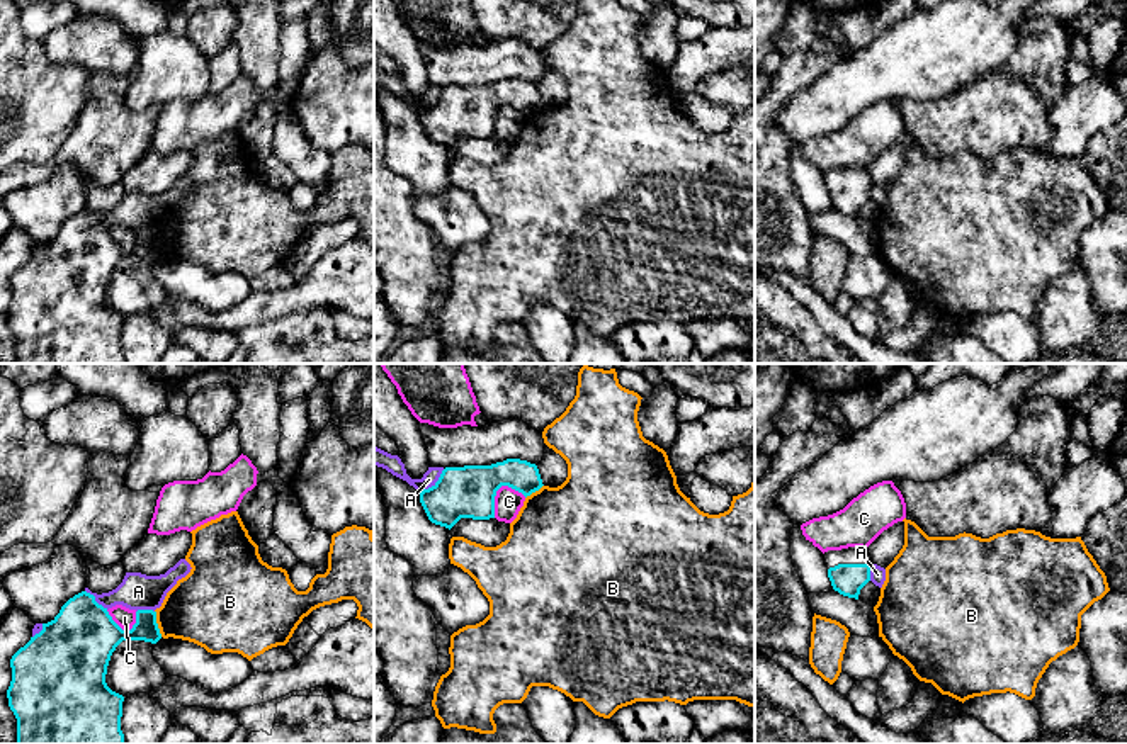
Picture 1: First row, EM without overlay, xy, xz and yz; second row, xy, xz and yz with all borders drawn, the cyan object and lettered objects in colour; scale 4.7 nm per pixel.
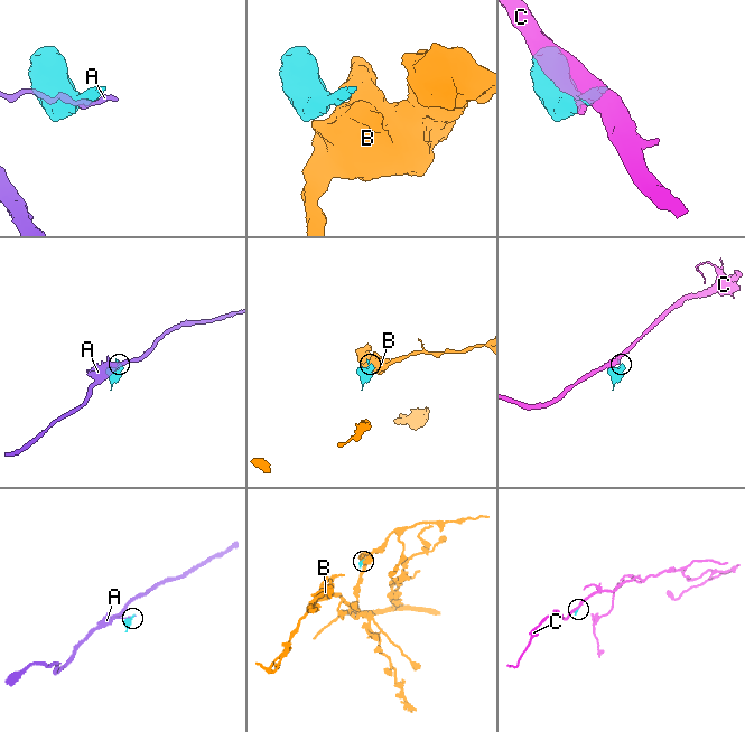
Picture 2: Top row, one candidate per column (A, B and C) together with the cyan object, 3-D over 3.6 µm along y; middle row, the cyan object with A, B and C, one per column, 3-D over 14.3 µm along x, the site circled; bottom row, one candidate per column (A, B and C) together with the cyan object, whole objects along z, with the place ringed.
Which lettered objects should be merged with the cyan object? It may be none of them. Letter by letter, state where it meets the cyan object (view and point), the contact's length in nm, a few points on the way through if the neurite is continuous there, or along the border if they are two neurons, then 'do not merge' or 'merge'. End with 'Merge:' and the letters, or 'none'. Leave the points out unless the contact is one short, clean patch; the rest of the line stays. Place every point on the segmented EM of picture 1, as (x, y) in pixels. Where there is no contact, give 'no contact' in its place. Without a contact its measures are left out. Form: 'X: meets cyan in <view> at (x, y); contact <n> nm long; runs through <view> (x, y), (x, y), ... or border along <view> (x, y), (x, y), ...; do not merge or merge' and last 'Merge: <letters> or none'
A: meets cyan in xz at (432, 486); contact 170 nm long; do not merge
B: meets cyan in xy at (157, 624); contact 130 nm long; border along xy (155, 610), (155, 620), (162, 636); do not merge
C: meets cyan in xz at (498, 488); contact 190 nm long; do not merge
Merge: none

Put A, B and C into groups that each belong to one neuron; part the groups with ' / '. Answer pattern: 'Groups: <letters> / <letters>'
Groups: A / B / C

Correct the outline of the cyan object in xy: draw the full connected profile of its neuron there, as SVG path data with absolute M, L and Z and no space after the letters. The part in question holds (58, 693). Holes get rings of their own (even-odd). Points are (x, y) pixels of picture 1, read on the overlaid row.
M82 591L70 598L10 659L12 681L7 698L17 719L17 744L124 744L124 696L105 683L110 656L122 640L156 644L160 639L153 610L138 610L136 623L126 632L93 595Z

